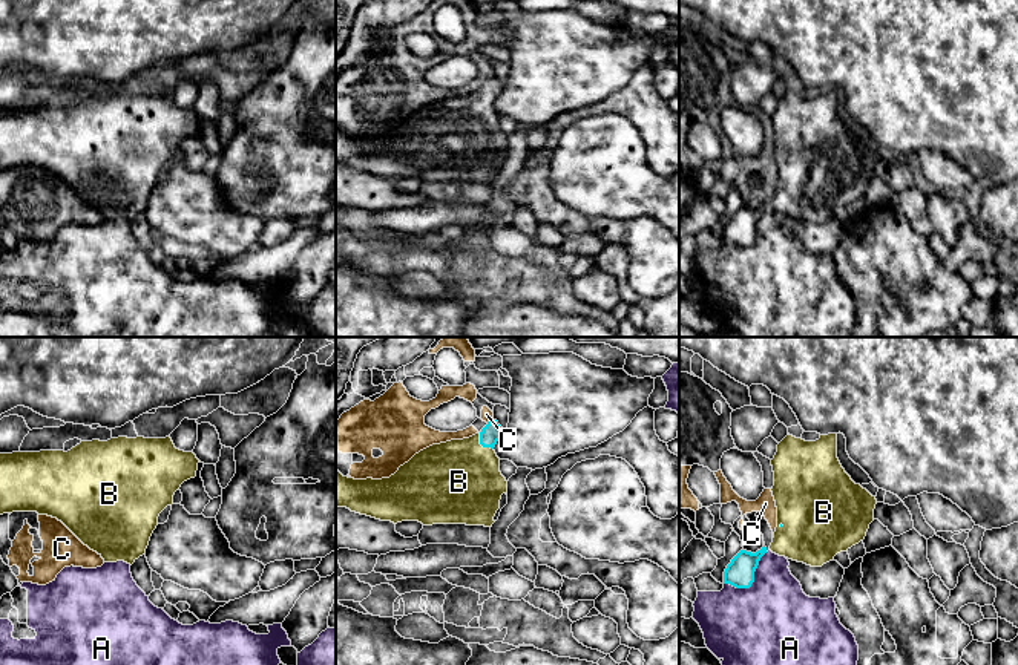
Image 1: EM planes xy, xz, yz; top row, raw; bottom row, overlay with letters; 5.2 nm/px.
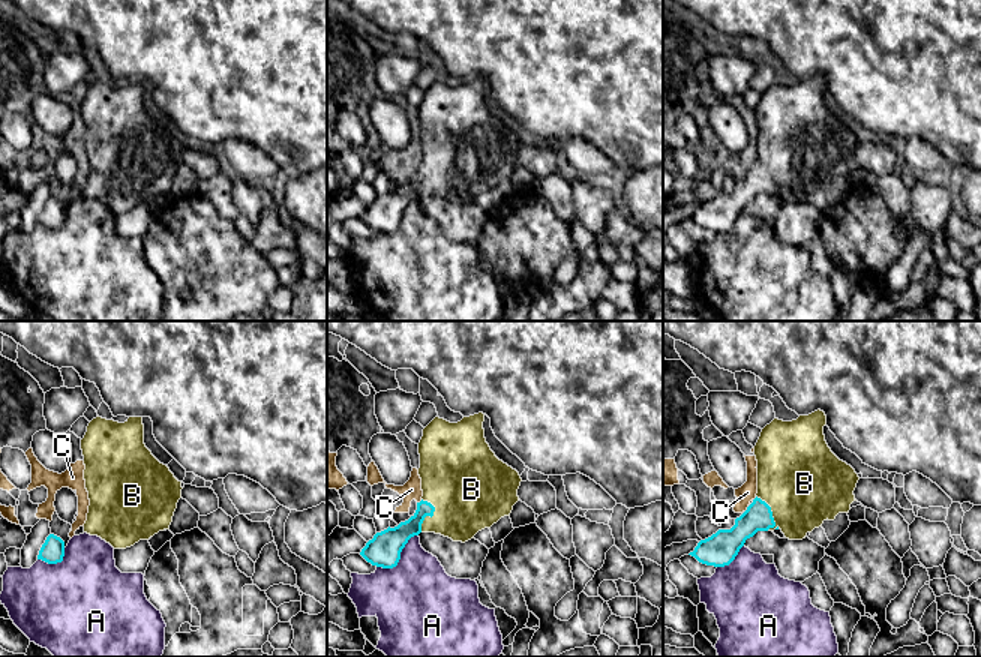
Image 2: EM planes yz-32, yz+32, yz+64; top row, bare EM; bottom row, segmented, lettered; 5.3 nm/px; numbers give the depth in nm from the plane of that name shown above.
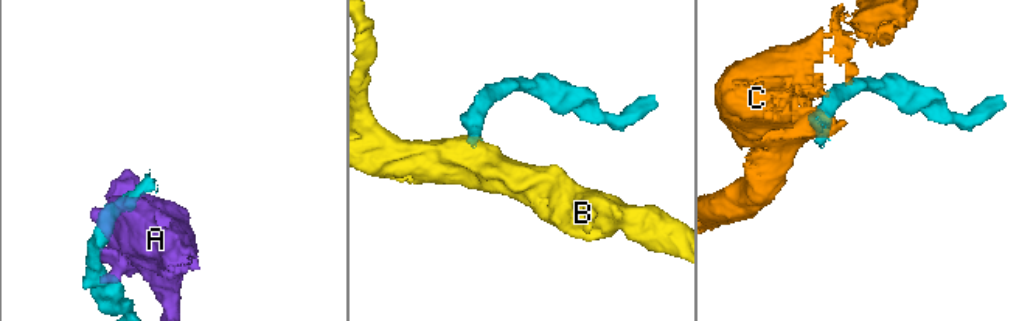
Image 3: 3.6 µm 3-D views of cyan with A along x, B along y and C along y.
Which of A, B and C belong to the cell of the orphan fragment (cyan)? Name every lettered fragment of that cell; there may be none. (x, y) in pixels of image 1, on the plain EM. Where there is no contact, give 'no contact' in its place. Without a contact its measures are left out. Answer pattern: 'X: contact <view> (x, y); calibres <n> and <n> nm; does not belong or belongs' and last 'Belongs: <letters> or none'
A: contact yz (753, 238); calibres 150 and 460 nm; does not belong
B: contact xz (482, 101); calibres 100 and 440 nm; belongs
C: contact xz (491, 77); calibres 100 and 60 nm; does not belong
Belongs: B

